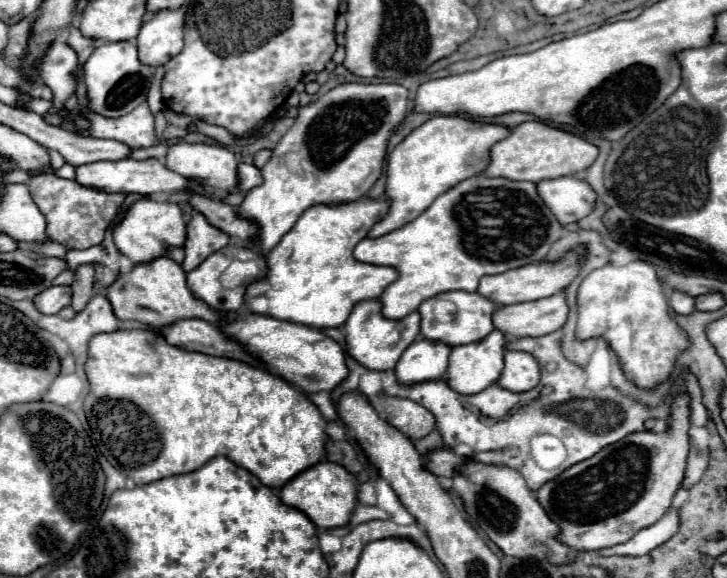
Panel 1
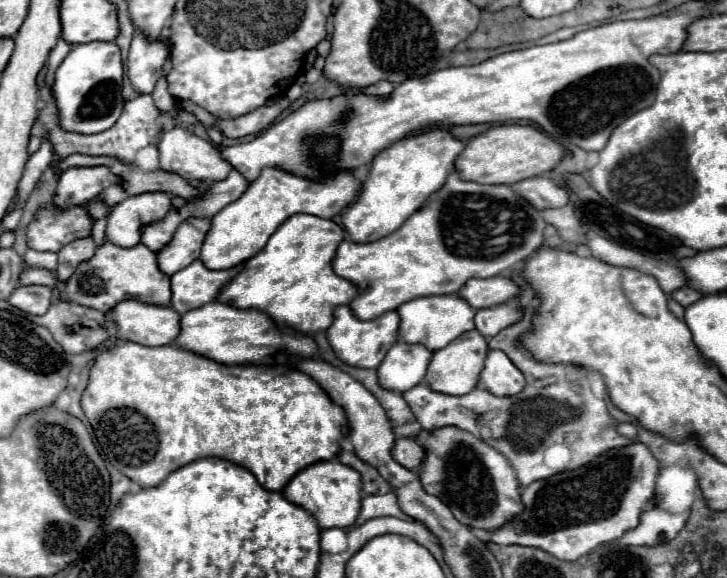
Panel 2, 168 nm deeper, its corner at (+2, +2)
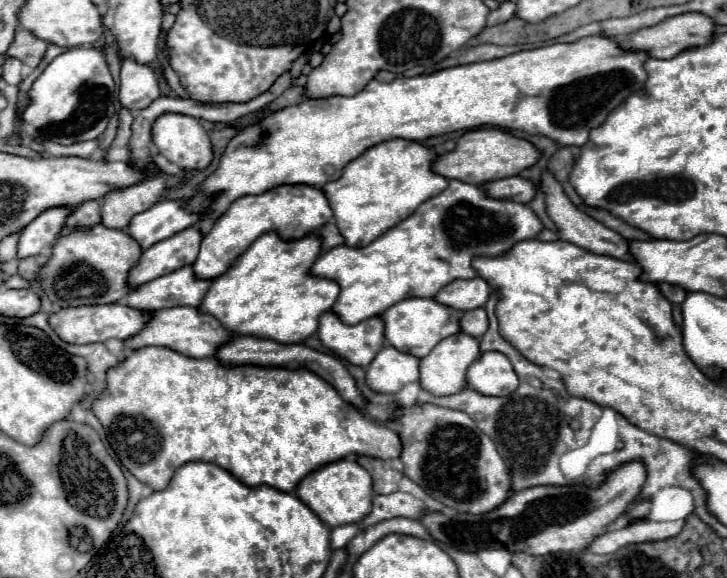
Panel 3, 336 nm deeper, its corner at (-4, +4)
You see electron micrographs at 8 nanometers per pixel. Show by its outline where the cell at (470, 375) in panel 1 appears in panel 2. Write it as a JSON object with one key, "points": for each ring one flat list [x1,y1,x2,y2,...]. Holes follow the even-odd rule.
{"points":[[466,331,460,337,456,337,452,343,448,343,446,347,432,353,424,381,430,389,434,389,438,393,466,395,476,387,478,373,482,371,482,361,486,359,486,353,488,353,486,339,478,337,478,333,474,333,474,331]]}

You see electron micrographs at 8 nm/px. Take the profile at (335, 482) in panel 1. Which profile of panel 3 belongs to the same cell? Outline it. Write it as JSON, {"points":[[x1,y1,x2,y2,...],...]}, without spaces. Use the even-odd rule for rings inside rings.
{"points":[[334,461,328,463,316,471,312,471,310,475,306,475,298,489,296,495,330,527,338,527,338,525,348,525,348,523,358,523,360,519,364,519,370,509,372,509,372,479,370,473,360,467,356,461]]}

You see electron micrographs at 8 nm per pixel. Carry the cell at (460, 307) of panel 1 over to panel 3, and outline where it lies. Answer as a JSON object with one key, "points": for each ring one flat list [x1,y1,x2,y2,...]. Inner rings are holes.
{"points":[[404,299,392,305,390,309,386,309,380,317,384,319,384,327,386,327,384,331,386,341,392,347,416,357,424,357,436,347,436,343,460,331,460,315,462,311,442,305,436,299]]}

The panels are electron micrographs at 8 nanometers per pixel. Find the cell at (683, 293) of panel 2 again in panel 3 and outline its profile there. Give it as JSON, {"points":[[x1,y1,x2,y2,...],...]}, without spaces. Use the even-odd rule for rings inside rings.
{"points":[[660,283,658,285,662,295,670,301,670,303,682,303,686,299,686,291,682,287,676,287,676,285,670,285,670,283]]}

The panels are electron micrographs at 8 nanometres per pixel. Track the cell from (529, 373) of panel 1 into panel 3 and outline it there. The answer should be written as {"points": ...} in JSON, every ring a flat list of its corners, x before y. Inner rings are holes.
{"points":[[482,353,468,369,468,387,484,395,512,395,518,389,518,375,504,353]]}

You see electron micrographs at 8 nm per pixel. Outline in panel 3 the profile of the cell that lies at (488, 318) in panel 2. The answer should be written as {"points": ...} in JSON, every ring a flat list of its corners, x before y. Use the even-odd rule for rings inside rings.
{"points":[[484,307,464,311,462,321,460,321,460,329,462,329,462,333,468,333,468,335,480,339,480,335,484,335,484,331,488,331,488,315,486,315]]}

